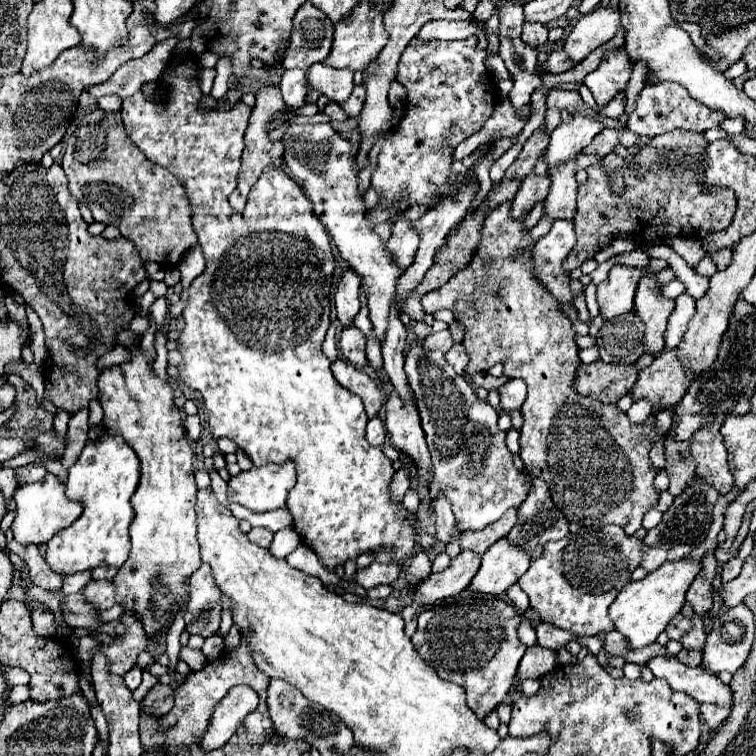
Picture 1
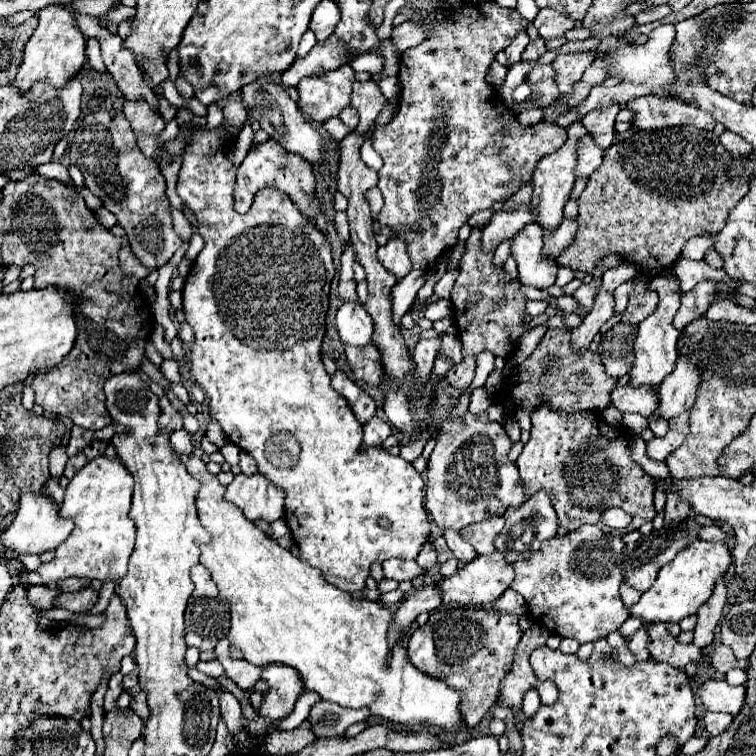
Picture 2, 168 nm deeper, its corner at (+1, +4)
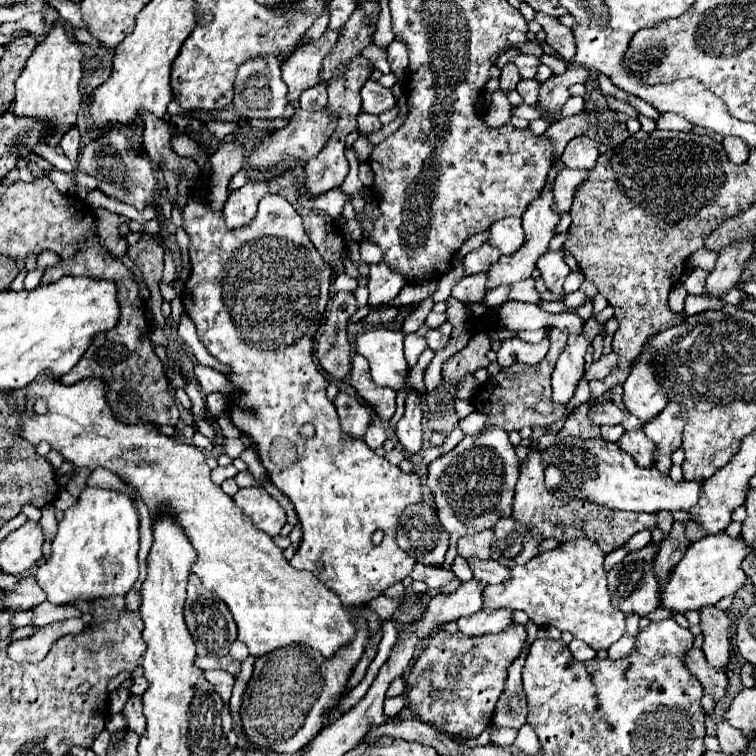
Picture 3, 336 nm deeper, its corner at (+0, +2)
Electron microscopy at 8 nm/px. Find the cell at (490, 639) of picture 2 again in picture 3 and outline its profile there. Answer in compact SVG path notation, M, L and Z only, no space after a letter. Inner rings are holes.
M512 621L506 631L468 637L462 631L436 631L408 675L410 709L420 721L458 737L478 737L492 719L494 705L506 681L506 669L520 655L526 631Z

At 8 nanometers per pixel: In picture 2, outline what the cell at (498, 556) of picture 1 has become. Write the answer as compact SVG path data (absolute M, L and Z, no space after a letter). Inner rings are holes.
M495 551L493 555L479 555L475 561L467 563L463 569L459 569L453 577L443 579L439 583L439 595L445 605L459 605L459 607L487 607L491 605L511 583L515 577L511 565L505 561L505 555Z

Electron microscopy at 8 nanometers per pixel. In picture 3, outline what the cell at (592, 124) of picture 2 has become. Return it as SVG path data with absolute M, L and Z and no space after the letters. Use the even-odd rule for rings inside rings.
M578 135L566 145L562 153L562 161L566 167L572 169L592 169L600 155L598 147L600 147L598 139L590 135Z

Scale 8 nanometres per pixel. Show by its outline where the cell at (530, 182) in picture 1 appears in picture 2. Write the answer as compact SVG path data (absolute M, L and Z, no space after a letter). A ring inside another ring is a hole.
M521 205L513 213L495 213L489 225L485 225L485 231L481 235L481 245L485 247L485 251L495 251L499 243L511 239L523 225L533 221L535 215L531 205Z

